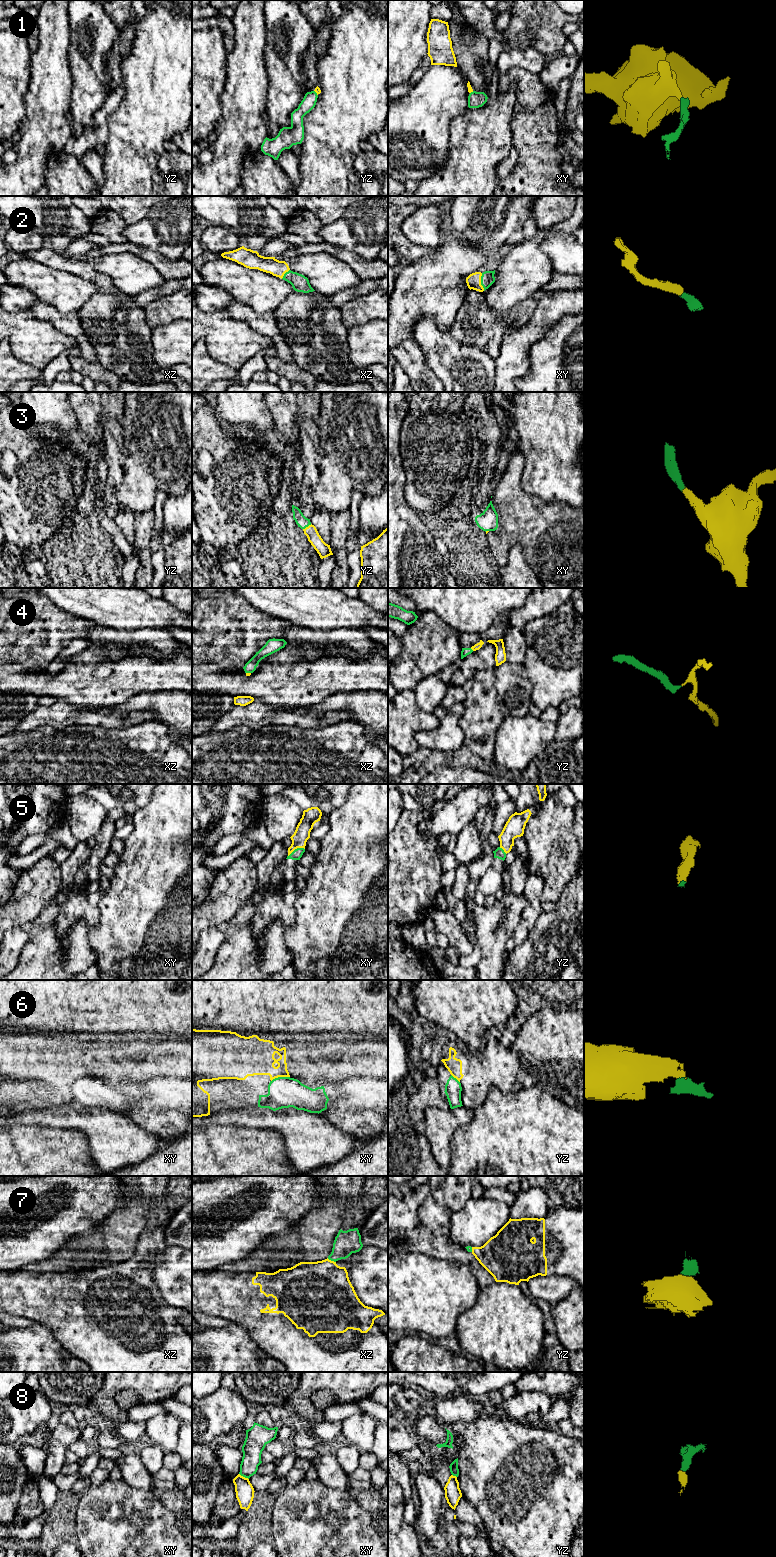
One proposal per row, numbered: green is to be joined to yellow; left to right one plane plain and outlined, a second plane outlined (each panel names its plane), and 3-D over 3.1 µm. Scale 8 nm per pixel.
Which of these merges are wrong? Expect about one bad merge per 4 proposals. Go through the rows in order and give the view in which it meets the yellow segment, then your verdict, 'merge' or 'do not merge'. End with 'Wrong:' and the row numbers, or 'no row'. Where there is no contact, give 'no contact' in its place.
1: yz | merge
2: xy | merge
3: yz | merge
4: yz | merge
5: xy | merge
6: xy | do not merge
7: xz | merge
8: xy | do not merge
Wrong: 6, 8

